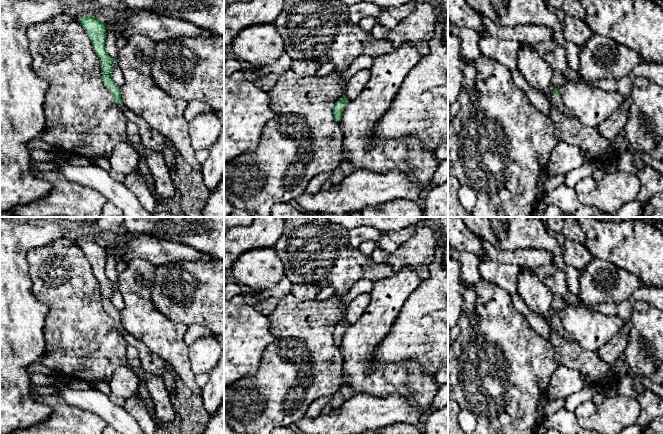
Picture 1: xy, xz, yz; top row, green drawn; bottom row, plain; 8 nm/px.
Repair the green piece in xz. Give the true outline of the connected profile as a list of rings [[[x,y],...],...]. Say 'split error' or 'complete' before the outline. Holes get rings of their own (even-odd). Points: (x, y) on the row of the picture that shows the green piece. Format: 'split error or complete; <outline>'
complete; [[[344,96],[337,100],[333,108],[333,116],[337,122],[340,122],[343,117],[343,111],[348,104],[348,99]]]

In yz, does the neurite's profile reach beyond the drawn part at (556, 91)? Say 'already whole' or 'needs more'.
needs more

